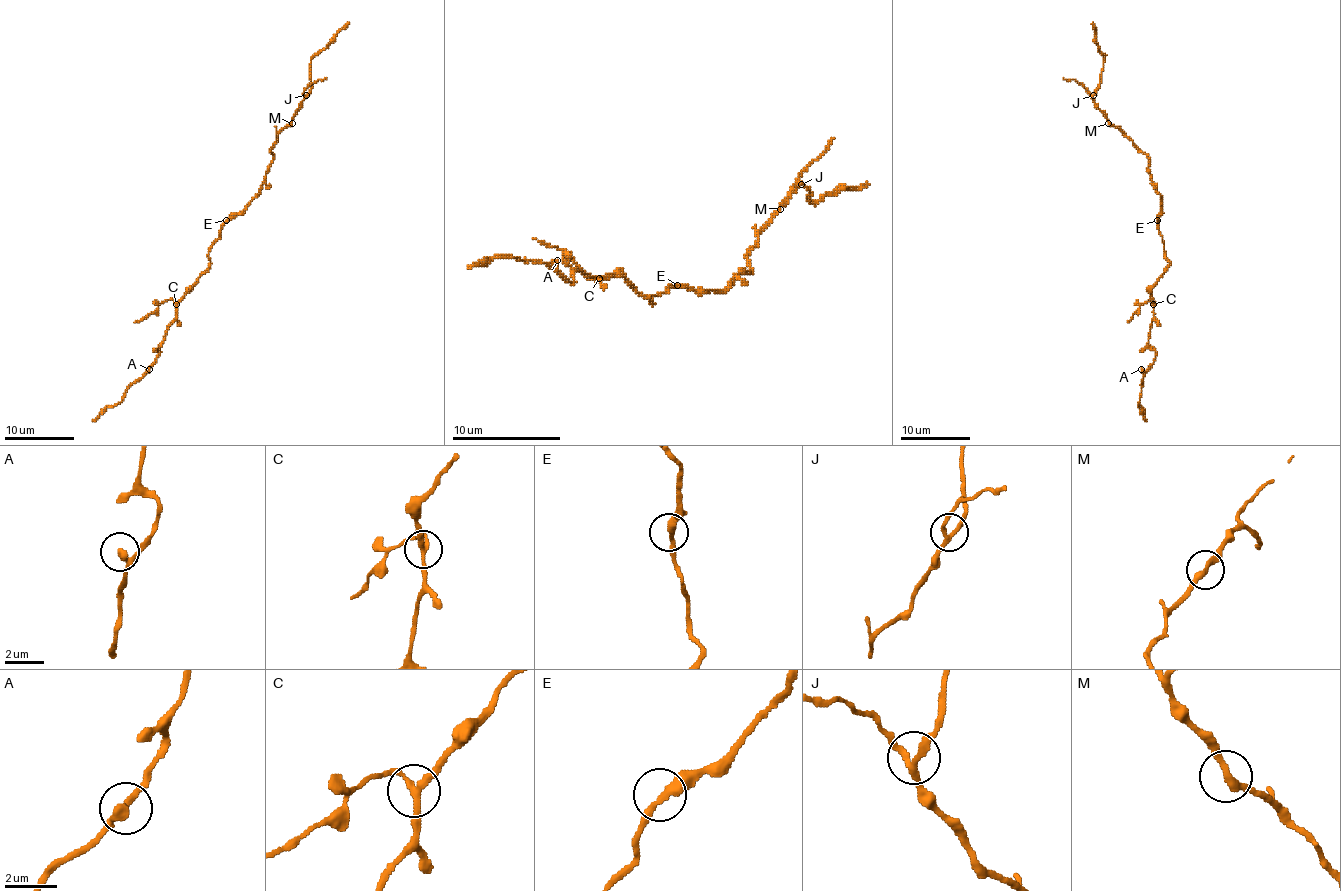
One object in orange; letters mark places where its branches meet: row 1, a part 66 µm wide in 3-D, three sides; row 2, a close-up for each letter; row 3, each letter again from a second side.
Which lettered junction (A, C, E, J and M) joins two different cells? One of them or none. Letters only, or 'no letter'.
C

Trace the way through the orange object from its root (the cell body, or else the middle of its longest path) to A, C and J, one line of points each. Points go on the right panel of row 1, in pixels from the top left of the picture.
A: (1159, 220), (1169, 267), (1152, 287), (1153, 320), (1148, 345), (1155, 357), (1146, 371), (1141, 369)
C: (1159, 220), (1159, 232), (1169, 267), (1152, 287), (1153, 305)
J: (1159, 220), (1160, 195), (1150, 176), (1148, 157), (1108, 121), (1093, 95)

